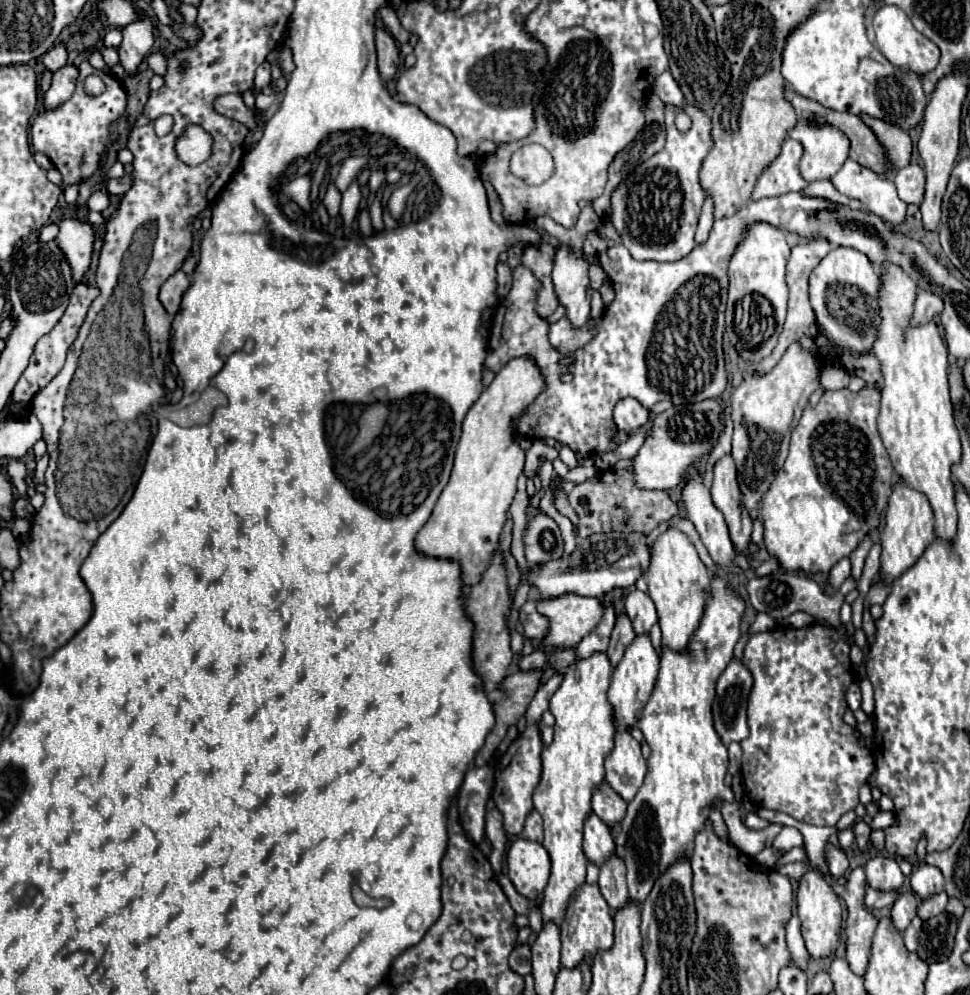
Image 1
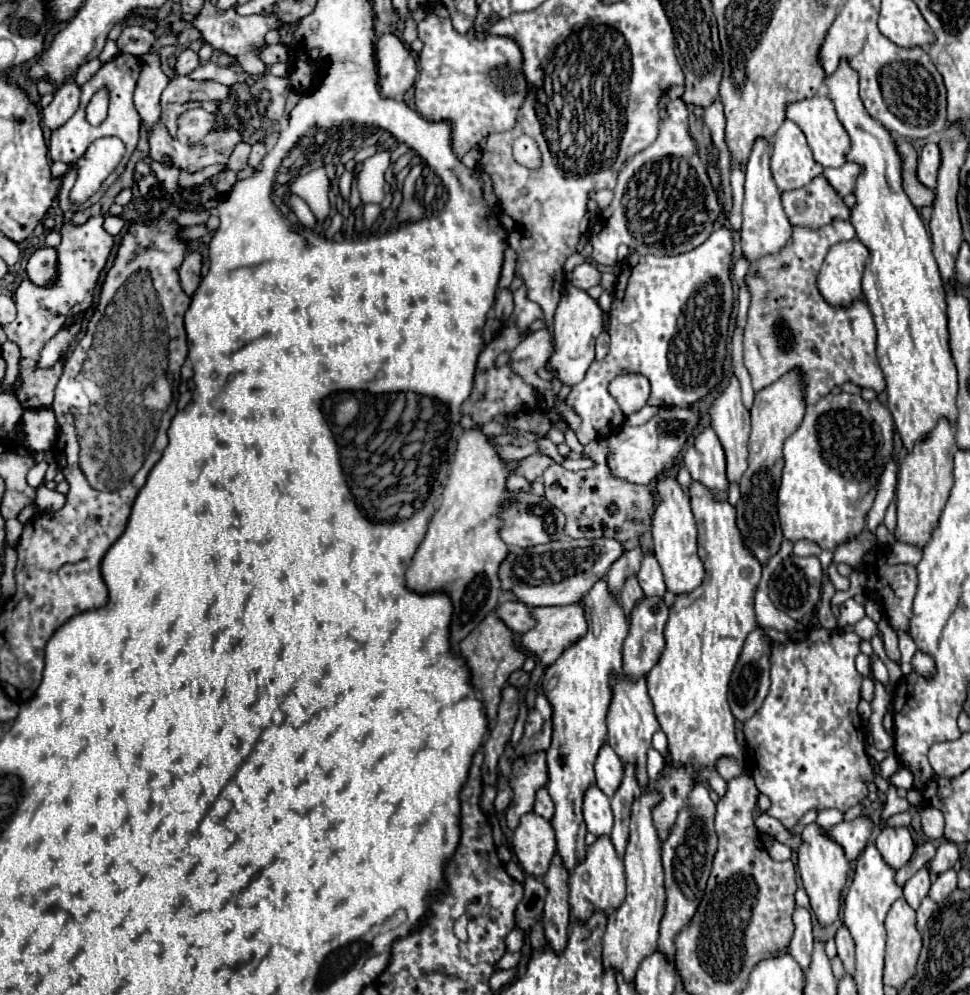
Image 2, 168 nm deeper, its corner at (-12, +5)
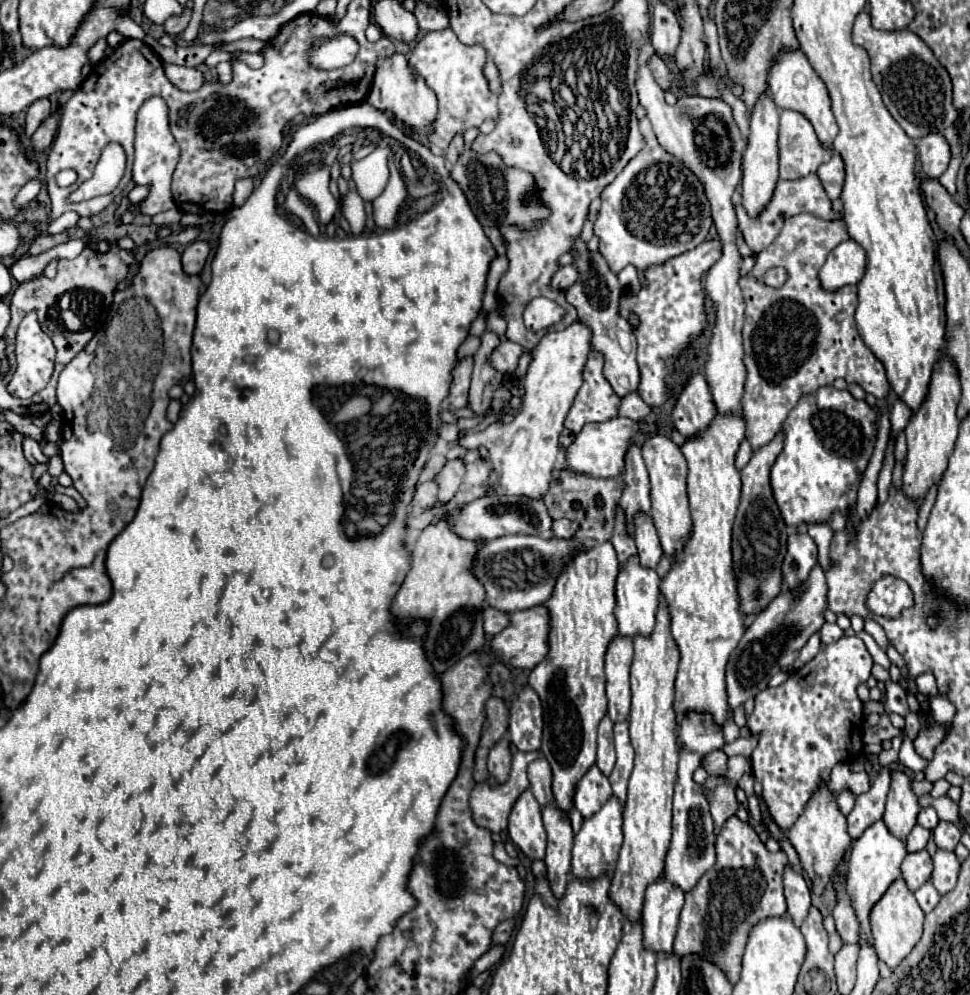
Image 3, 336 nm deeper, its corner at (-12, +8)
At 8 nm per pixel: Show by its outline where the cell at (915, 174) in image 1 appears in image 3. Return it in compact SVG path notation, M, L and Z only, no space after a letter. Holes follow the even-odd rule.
M930 133L926 135L918 145L922 169L930 179L938 179L950 161L950 147L942 133Z

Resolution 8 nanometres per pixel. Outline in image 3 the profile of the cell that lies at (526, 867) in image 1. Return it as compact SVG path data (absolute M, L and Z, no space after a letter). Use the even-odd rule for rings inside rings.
M524 791L508 819L508 835L520 847L520 851L530 859L544 859L546 849L546 829L542 823L542 811L532 791Z

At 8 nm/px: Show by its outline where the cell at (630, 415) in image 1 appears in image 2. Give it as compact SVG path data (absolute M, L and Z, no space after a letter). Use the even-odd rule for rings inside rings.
M626 372L610 382L610 394L616 398L622 412L630 416L632 412L646 406L646 400L650 396L650 384L646 376L638 372Z

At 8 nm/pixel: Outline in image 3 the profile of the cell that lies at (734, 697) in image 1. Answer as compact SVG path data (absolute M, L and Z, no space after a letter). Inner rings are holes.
M816 565L806 585L800 589L800 599L794 601L792 593L778 595L772 601L772 605L768 605L768 609L764 609L764 613L760 613L756 621L746 629L736 651L730 655L730 661L726 667L726 691L728 691L728 703L732 709L738 709L748 699L756 697L760 691L768 687L774 673L794 663L798 651L804 647L810 635L816 633L824 623L822 611L826 607L826 591L828 589L826 589L824 573Z

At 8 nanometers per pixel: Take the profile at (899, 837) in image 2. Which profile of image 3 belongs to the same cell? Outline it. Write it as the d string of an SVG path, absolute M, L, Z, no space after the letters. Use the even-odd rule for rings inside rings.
M904 771L892 773L892 785L886 801L886 811L884 811L884 823L900 841L906 841L910 835L912 827L916 825L916 815L920 811L918 797L910 789L910 777Z

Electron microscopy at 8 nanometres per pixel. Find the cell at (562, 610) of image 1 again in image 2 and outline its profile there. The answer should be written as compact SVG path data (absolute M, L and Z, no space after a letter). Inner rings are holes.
M578 604L550 606L550 608L532 608L530 616L536 620L536 626L532 630L528 630L526 634L522 634L520 646L526 652L530 652L544 666L556 662L560 652L564 648L568 648L568 644L572 644L572 640L578 640L586 632L586 628L584 628L584 612L580 612Z

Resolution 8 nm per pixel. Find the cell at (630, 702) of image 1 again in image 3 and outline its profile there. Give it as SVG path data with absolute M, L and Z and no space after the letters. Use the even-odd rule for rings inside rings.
M630 557L624 567L618 573L616 579L616 619L618 619L618 627L620 627L620 635L622 637L636 637L636 633L644 633L644 637L648 637L648 633L652 633L654 623L656 623L656 609L660 605L660 577L656 575L656 571L650 569L642 569L638 557Z

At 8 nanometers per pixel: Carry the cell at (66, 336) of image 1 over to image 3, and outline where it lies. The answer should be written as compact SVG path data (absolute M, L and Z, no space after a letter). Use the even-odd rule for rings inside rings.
M28 313L16 333L18 369L8 383L10 395L32 397L44 389L54 371L54 353L52 339L42 331L34 313Z

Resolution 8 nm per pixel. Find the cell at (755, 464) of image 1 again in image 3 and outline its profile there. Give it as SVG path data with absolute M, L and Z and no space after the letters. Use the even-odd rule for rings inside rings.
M776 433L776 437L764 445L764 449L756 449L750 463L740 471L742 475L742 497L734 521L732 533L732 553L734 553L734 573L738 577L738 593L742 599L742 613L760 613L766 605L780 593L780 565L786 553L786 523L780 515L780 509L772 495L770 485L770 469L772 461L780 455L784 447L784 433Z

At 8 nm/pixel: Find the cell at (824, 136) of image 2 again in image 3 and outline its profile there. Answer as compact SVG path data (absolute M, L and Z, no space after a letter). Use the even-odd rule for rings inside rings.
M802 51L782 53L778 57L778 61L774 63L774 67L770 69L768 85L770 85L770 93L776 101L776 105L780 109L792 109L792 111L798 111L804 117L808 117L808 121L812 123L812 127L820 139L820 145L826 149L832 149L832 141L838 133L838 125L836 125L836 119L832 115L832 109L830 109L830 97L828 97L826 85L810 67L806 55Z

